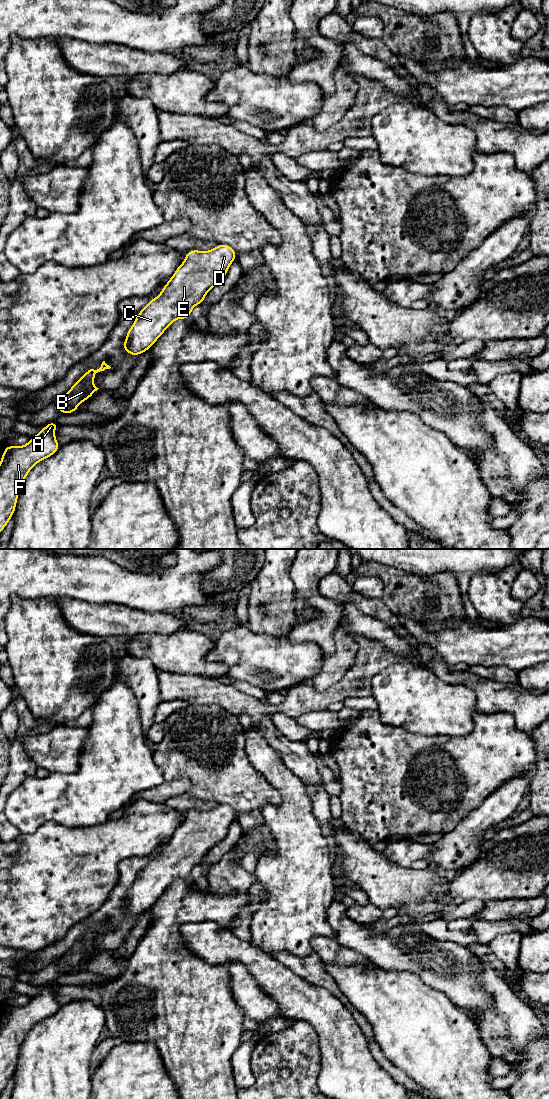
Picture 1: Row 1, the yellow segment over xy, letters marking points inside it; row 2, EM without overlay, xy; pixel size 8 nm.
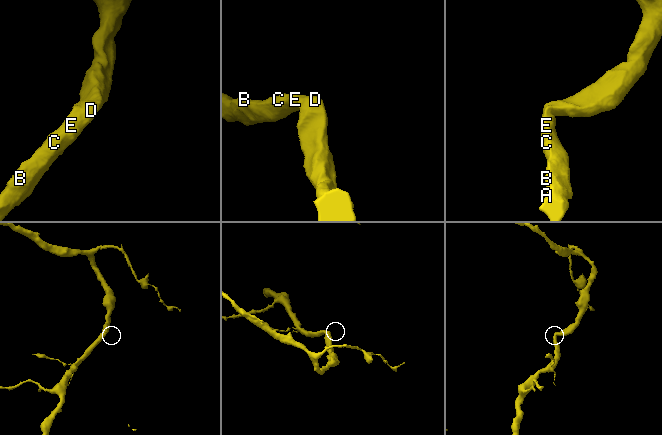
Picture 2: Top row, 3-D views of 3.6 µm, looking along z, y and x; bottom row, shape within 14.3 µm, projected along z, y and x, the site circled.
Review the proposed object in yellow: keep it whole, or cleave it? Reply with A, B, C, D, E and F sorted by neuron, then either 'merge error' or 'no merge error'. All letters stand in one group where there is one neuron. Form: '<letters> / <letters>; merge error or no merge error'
A B C D E F; no merge error

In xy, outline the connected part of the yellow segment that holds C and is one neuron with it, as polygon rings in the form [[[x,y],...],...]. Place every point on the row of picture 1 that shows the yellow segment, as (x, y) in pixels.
[[[218,244],[209,251],[190,250],[185,260],[162,288],[159,296],[153,298],[137,314],[128,330],[123,349],[133,356],[149,350],[158,338],[176,319],[189,319],[194,306],[202,304],[206,294],[226,276],[231,263],[238,255],[226,244]]]

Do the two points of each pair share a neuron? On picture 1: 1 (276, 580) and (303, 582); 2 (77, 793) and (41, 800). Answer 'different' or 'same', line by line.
1: different
2: same

